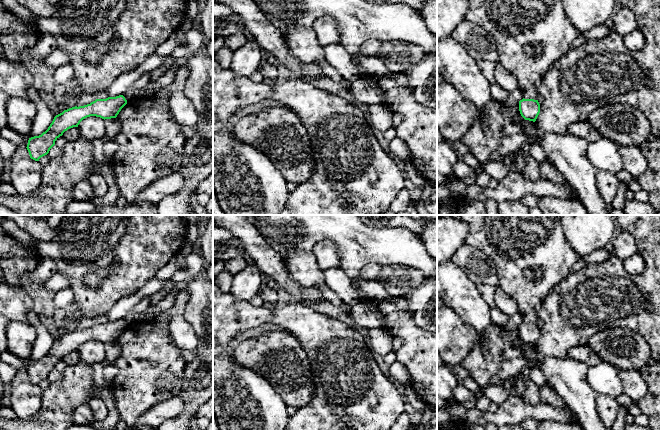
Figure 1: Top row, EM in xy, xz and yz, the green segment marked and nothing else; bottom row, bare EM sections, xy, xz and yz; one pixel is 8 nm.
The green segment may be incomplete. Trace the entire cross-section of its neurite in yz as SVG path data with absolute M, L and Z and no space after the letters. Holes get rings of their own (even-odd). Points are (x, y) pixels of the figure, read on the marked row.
M523 98L519 101L519 111L525 120L535 122L540 113L540 104L538 100Z

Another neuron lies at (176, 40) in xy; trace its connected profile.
M175 32L164 43L158 46L155 52L159 55L172 55L176 48L183 47L186 44L186 35Z

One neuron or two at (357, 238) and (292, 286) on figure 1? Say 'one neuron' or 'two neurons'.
two neurons

